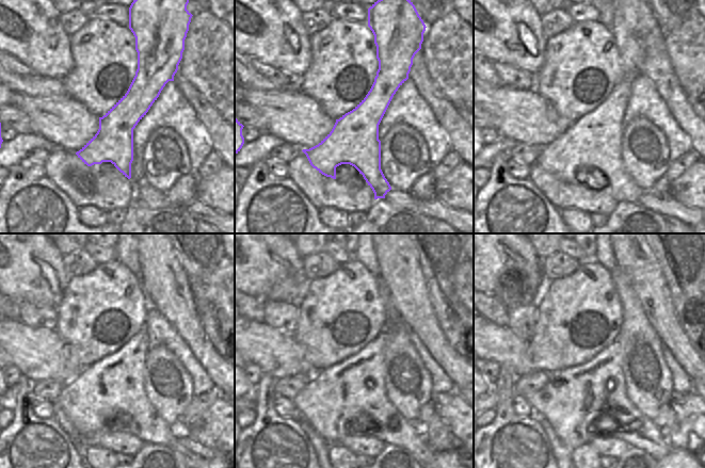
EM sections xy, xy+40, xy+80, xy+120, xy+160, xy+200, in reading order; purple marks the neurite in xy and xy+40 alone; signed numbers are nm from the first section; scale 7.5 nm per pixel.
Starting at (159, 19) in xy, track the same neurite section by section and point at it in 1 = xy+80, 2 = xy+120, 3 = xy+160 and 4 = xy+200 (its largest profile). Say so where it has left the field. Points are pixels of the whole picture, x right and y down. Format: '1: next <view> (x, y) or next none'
1: next xy+80 (593, 140)
2: next xy+120 (111, 386)
3: next xy+160 (331, 398)
4: next xy+200 (574, 402)

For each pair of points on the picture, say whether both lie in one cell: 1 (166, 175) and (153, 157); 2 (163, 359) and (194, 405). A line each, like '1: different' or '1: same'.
1: same
2: different

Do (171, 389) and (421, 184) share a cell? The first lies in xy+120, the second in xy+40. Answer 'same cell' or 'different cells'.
different cells

